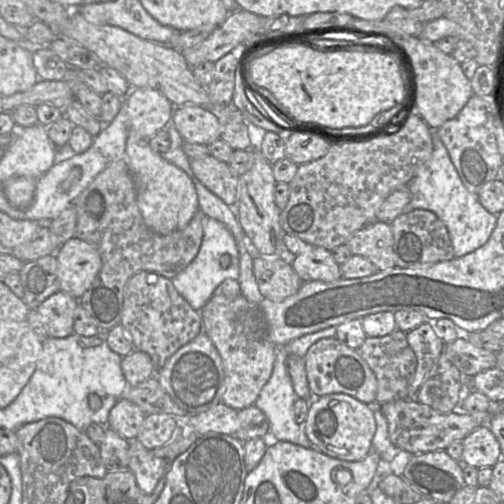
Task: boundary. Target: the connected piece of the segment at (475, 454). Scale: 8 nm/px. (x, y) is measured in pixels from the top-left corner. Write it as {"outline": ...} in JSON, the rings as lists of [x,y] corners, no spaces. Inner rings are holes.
{"outline":[[[481,425],[463,440],[462,464],[493,467],[501,458],[500,443],[488,425]]]}

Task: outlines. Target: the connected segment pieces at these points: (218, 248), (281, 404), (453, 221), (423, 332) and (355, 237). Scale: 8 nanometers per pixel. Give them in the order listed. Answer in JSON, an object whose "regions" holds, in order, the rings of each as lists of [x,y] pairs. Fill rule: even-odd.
{"regions":[[[[206,217],[203,239],[196,257],[183,271],[171,280],[175,289],[188,304],[194,310],[201,311],[213,296],[215,289],[225,279],[238,280],[239,273],[239,251],[232,233],[223,223]],[[223,254],[230,255],[231,257],[231,263],[227,268],[222,268],[220,265],[220,257]]],[[[331,326],[317,332],[308,333],[291,342],[277,347],[276,358],[272,374],[268,382],[262,387],[255,406],[259,408],[267,417],[270,425],[270,433],[280,441],[288,441],[305,448],[319,450],[307,437],[304,431],[304,424],[300,425],[295,421],[294,403],[298,398],[293,389],[293,384],[287,369],[287,358],[289,355],[297,355],[305,358],[308,349],[319,339],[335,337],[336,327]]],[[[430,127],[433,142],[431,158],[419,169],[409,182],[411,200],[404,213],[415,209],[429,210],[435,213],[445,224],[455,257],[461,257],[483,246],[489,239],[497,223],[497,215],[487,211],[463,184],[453,165],[447,148],[437,134],[438,128]]],[[[430,321],[406,332],[406,339],[417,358],[415,373],[407,387],[407,398],[415,398],[426,374],[443,352],[444,342],[436,335],[433,322]]],[[[373,221],[355,231],[345,243],[352,255],[370,260],[378,270],[395,266],[391,225]]]]}

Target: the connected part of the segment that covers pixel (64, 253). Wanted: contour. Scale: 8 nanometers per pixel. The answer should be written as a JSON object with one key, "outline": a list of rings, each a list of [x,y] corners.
{"outline":[[[73,237],[62,244],[54,254],[58,260],[60,290],[79,301],[102,267],[97,247]]]}

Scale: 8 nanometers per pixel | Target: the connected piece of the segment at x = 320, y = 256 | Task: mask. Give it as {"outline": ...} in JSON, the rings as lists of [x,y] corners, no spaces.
{"outline":[[[287,233],[283,237],[283,242],[296,256],[291,266],[303,282],[313,280],[333,282],[342,277],[339,264],[331,251],[308,244]]]}

